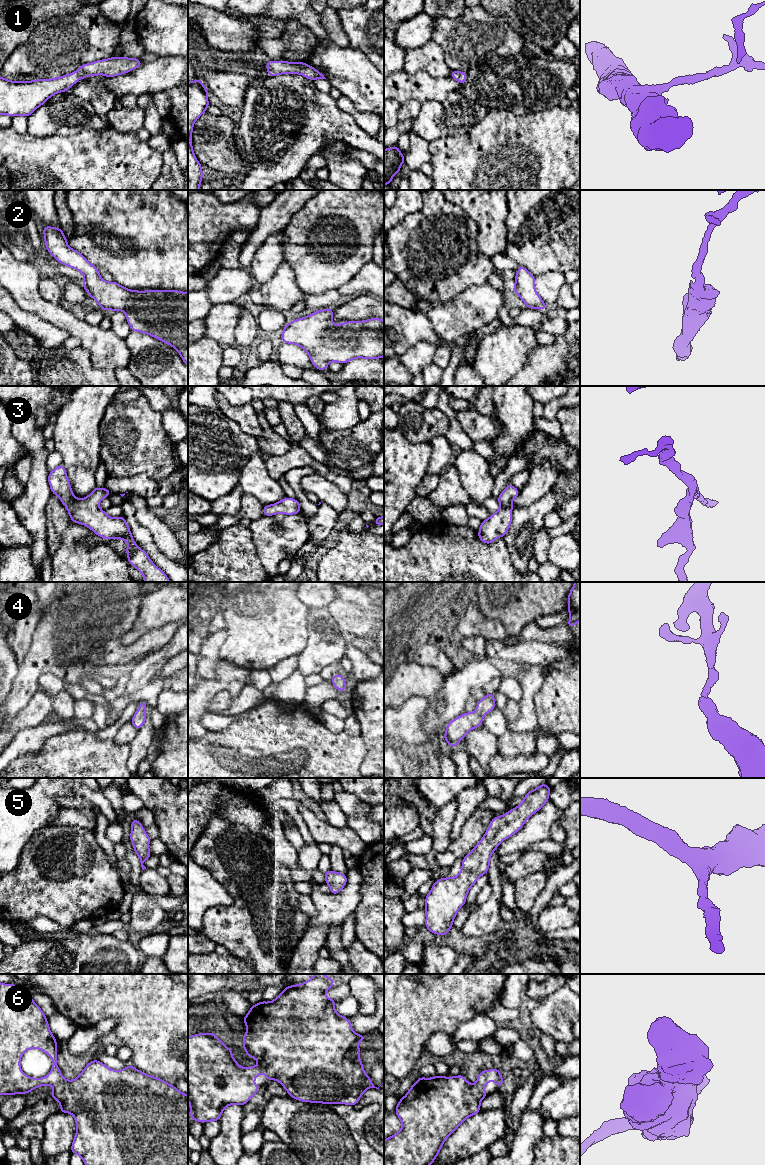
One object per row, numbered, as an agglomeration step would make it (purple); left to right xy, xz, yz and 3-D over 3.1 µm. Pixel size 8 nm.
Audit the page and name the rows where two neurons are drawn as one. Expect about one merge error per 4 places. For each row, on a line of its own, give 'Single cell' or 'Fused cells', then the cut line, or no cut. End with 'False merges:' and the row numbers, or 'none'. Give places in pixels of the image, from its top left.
1: Single cell. No split
2: Single cell. No split
3: Single cell. No split
4: Single cell. No split
5: Single cell. No split
6: Single cell. No split
False merges: none

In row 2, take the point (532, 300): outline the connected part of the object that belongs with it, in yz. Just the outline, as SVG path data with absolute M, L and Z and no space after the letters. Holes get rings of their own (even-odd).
M519 265L514 280L515 286L512 287L512 290L521 298L527 308L540 310L547 308L545 302L535 290L535 276L525 267Z

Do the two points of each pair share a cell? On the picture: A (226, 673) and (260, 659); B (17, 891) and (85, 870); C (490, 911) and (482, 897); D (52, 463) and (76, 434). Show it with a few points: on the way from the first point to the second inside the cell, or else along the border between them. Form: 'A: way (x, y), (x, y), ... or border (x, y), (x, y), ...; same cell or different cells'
A: border (224, 660), (238, 667); different cells
B: way (34, 889), (59, 875), (68, 875); same cell
C: border (488, 882), (491, 894), (477, 906); different cells
D: border (55, 450), (60, 454), (62, 463); different cells

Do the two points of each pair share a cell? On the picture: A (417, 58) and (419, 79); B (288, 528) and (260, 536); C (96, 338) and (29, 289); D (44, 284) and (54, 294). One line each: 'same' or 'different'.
A: different
B: same
C: same
D: same

